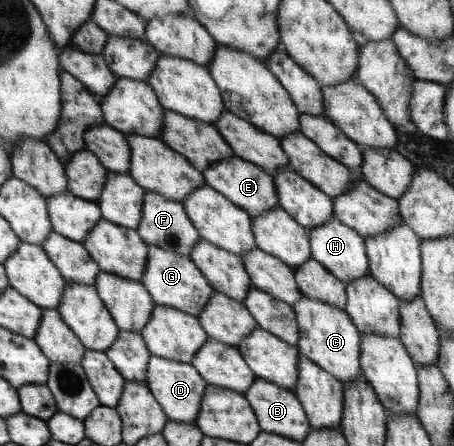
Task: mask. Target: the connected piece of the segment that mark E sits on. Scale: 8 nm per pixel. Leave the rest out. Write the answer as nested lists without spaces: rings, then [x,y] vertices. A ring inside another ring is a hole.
[[[228,156],[225,160],[213,162],[201,172],[201,176],[207,187],[219,192],[237,208],[242,208],[250,218],[267,212],[278,204],[278,196],[273,188],[271,177],[263,172],[263,169],[251,162],[241,160],[238,156]]]

